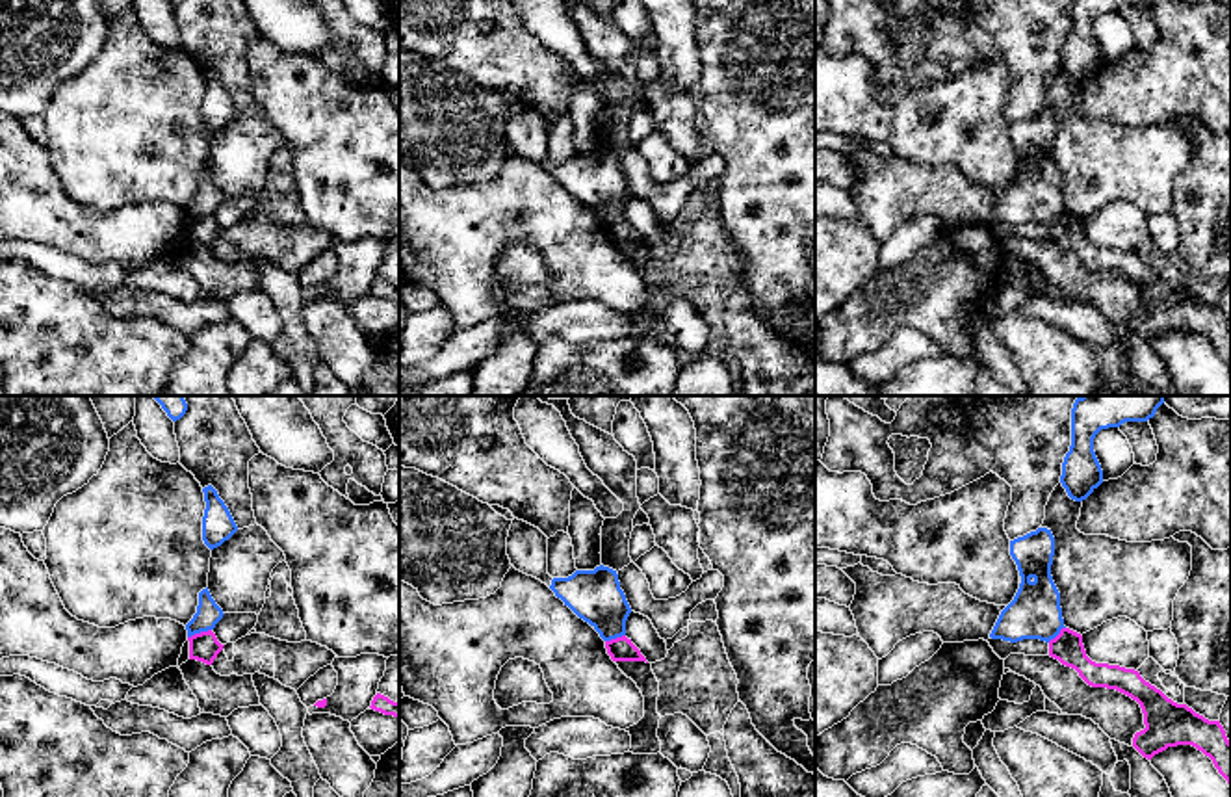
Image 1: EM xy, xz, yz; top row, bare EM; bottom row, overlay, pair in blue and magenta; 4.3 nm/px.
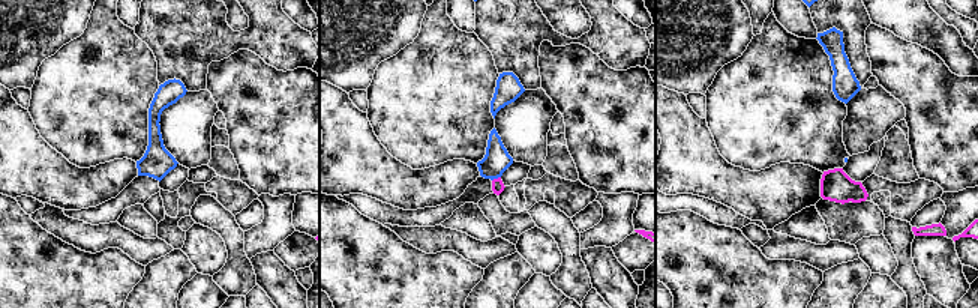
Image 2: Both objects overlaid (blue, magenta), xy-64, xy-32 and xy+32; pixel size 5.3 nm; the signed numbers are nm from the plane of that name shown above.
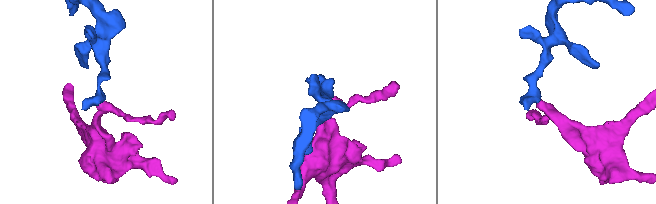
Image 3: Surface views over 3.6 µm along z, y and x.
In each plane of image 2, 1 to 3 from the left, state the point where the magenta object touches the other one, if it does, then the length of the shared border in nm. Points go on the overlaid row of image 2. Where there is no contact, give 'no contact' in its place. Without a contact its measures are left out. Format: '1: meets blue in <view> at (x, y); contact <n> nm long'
1: no contact
2: meets blue in xy-32 at (495, 178); contact 50 nm long
3: no contact

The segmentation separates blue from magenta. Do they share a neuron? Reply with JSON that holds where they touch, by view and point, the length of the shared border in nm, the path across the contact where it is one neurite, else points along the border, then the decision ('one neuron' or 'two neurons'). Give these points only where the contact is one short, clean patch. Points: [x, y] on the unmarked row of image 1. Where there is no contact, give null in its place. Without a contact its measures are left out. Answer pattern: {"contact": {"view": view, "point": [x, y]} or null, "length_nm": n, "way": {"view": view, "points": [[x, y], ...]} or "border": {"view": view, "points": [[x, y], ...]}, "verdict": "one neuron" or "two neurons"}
{"contact": {"view": "xy", "point": [199, 216]}, "length_nm": 110, "border": {"view": "xy", "points": [[210, 212], [188, 222]]}, "verdict": "two neurons"}

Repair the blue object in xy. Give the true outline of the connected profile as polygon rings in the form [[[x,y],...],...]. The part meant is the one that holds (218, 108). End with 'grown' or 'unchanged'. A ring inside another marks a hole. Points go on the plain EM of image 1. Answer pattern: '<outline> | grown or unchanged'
[[[212,69],[204,71],[202,76],[206,85],[202,100],[202,124],[210,134],[214,134],[228,124],[238,115],[238,110]]] | unchanged

